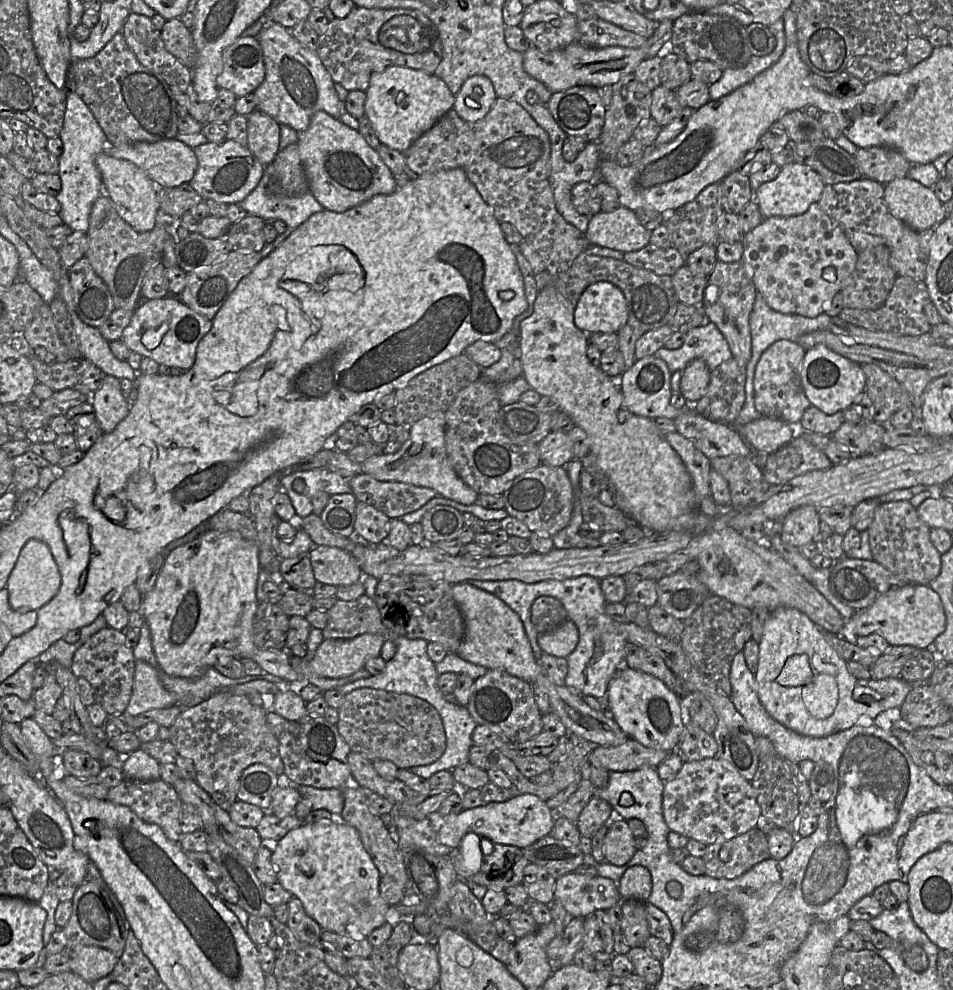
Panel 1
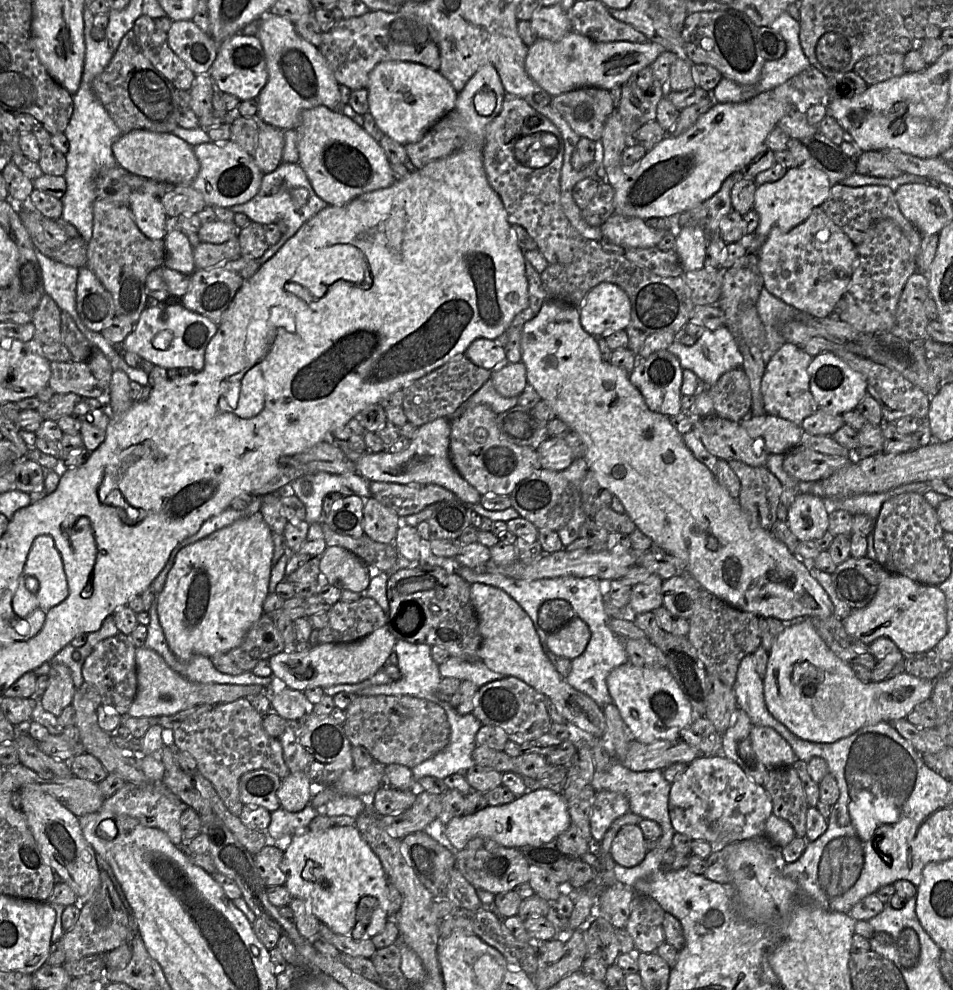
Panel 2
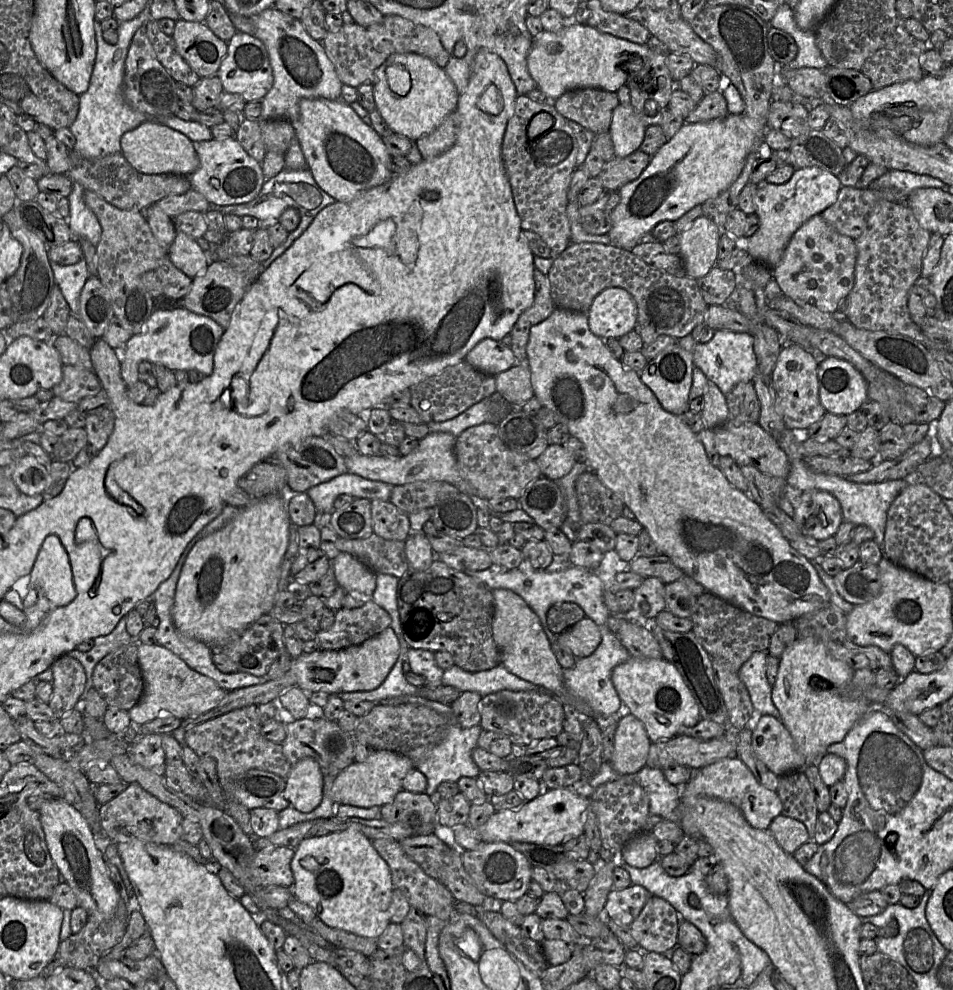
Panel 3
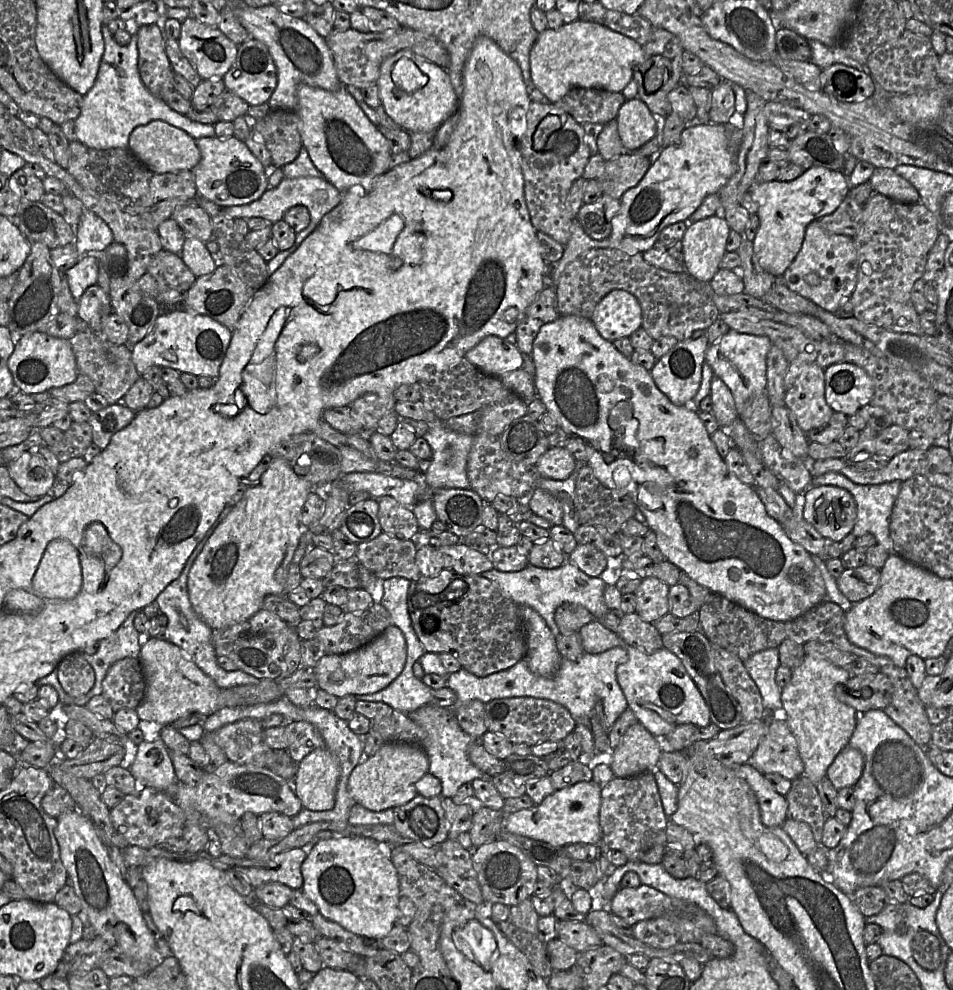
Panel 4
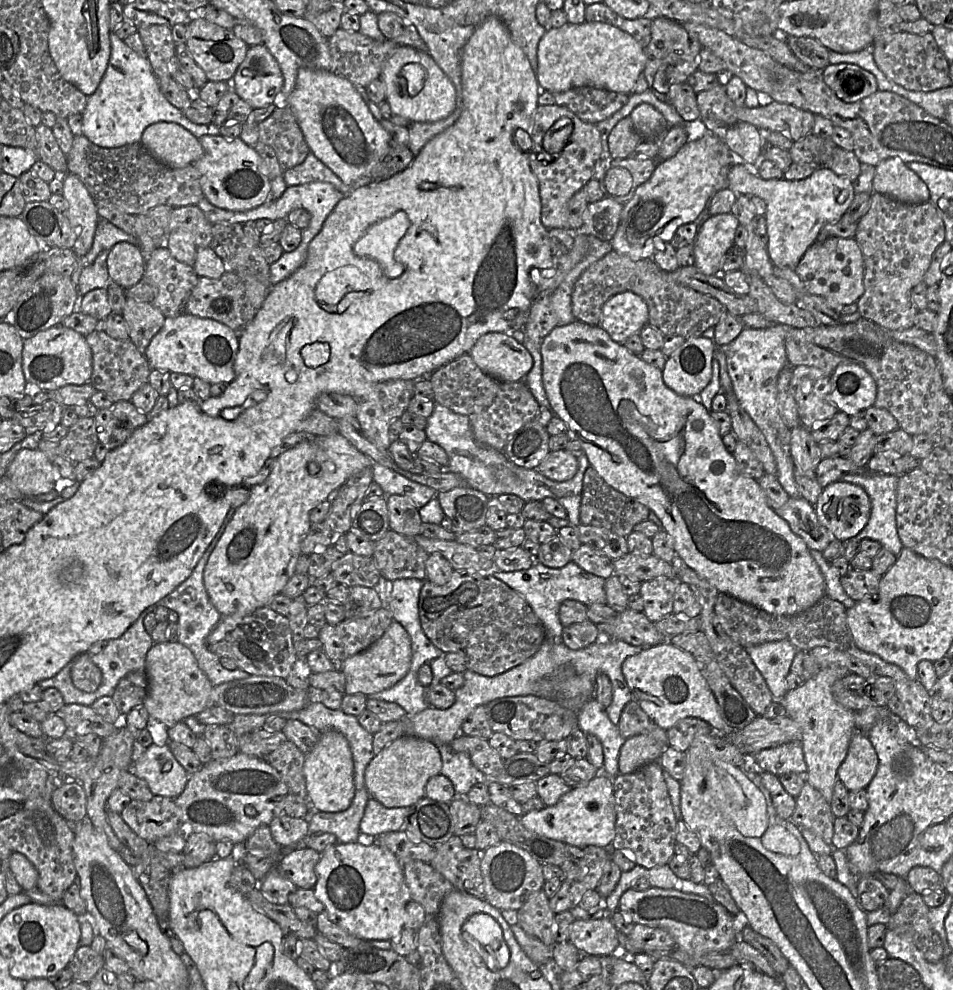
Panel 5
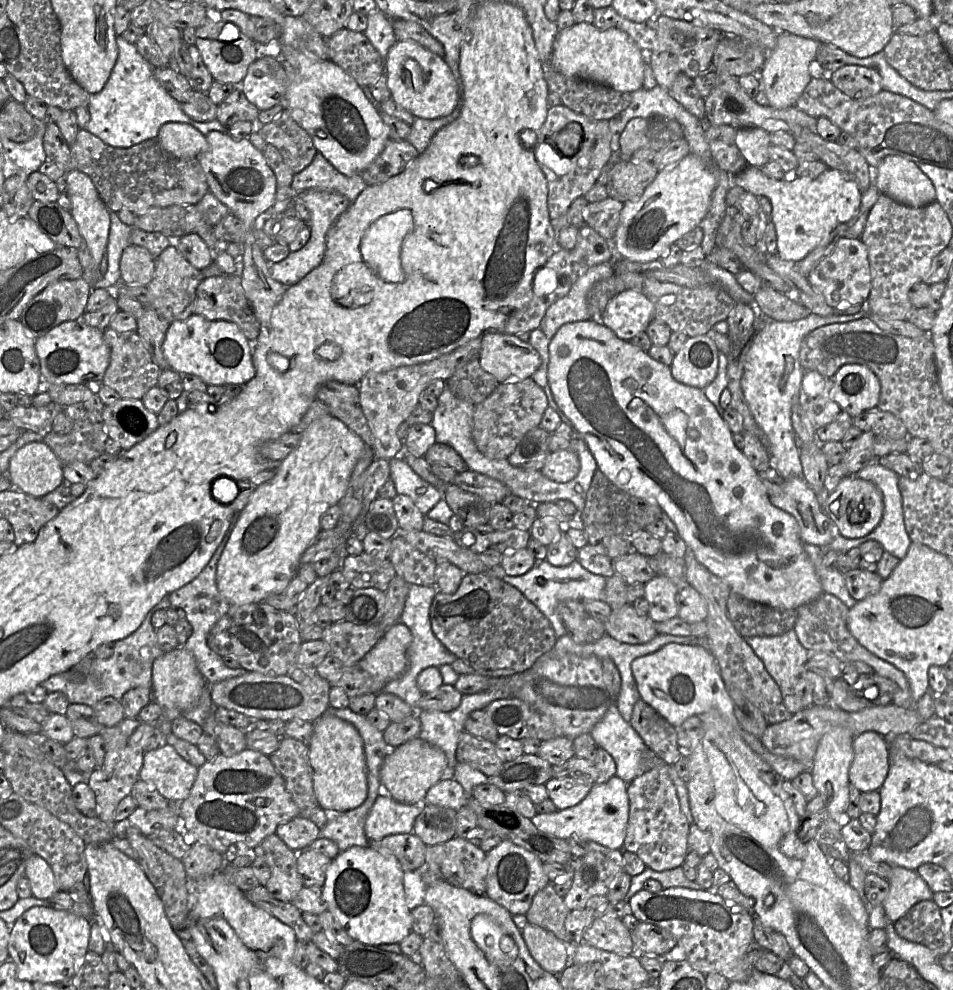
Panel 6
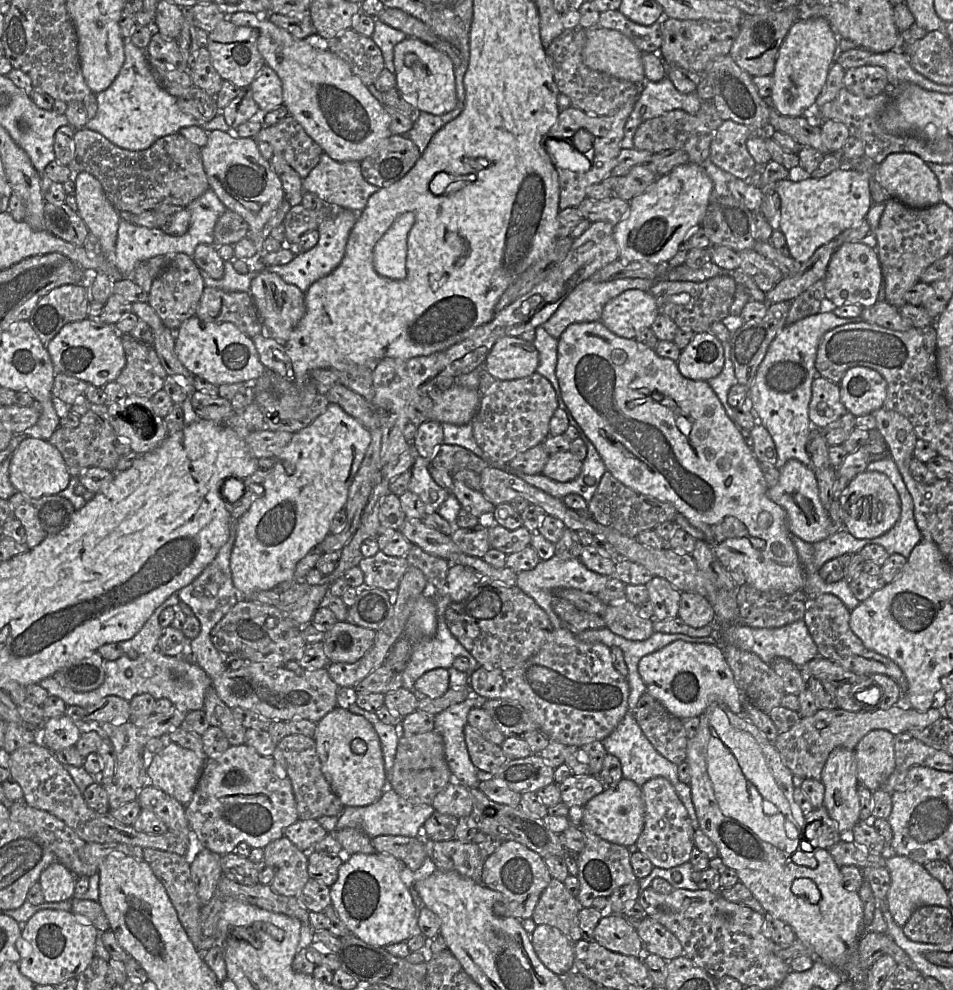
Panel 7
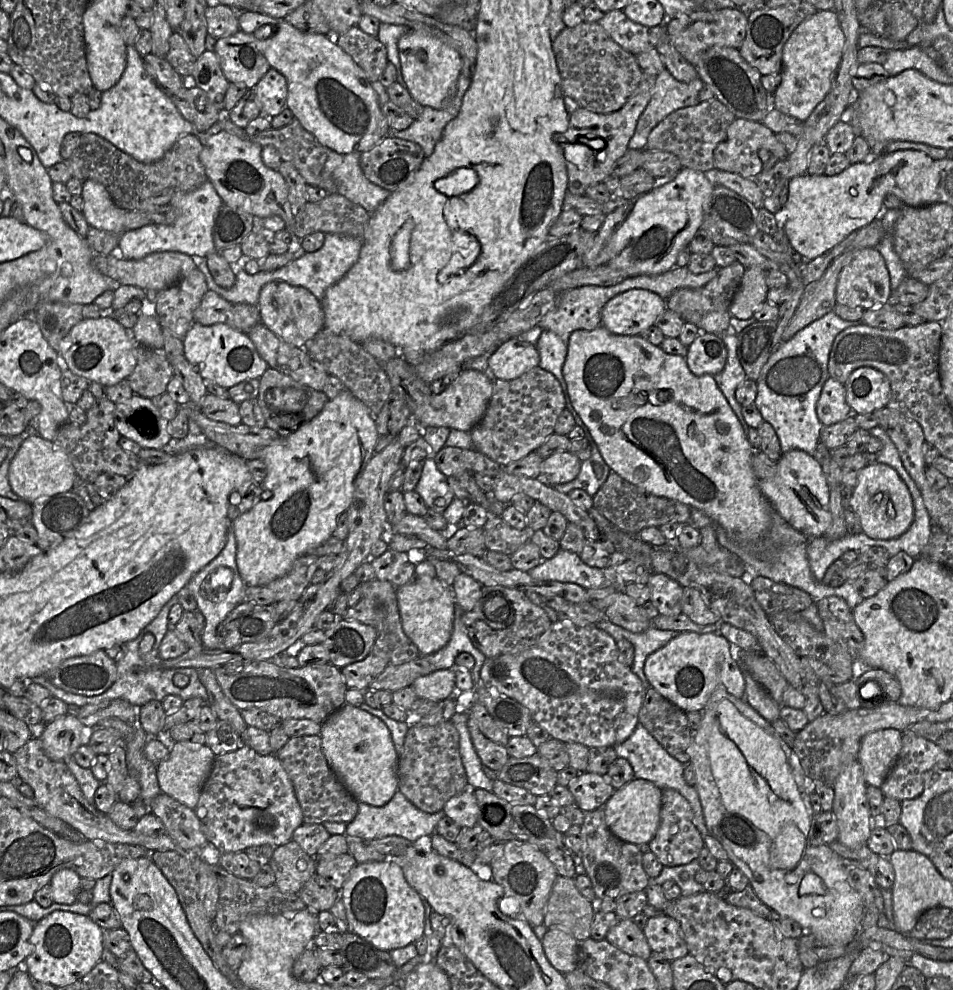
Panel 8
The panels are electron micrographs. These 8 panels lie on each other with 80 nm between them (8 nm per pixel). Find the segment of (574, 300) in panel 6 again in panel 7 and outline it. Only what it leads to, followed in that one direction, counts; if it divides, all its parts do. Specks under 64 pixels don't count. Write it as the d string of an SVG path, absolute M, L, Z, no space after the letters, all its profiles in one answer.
M592 279L582 281L574 290L564 299L552 316L542 324L542 327L557 340L564 330L573 323L593 322L601 320L601 315L605 305L620 295L624 291L639 289L649 291L657 283L658 279L614 279L606 282L596 282Z

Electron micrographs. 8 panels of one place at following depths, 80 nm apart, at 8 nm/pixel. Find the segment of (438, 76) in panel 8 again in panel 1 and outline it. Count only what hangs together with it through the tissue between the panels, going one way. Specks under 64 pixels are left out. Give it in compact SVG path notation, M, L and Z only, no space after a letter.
M392 66L372 74L366 92L365 116L370 120L380 143L404 152L421 135L453 109L455 95L435 74Z

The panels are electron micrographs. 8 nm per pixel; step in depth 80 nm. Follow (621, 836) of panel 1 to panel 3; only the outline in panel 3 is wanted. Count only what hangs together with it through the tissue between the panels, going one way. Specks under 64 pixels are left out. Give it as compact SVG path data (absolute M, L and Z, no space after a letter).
M641 832L633 836L622 849L622 860L633 867L645 868L660 860L659 840L650 832Z

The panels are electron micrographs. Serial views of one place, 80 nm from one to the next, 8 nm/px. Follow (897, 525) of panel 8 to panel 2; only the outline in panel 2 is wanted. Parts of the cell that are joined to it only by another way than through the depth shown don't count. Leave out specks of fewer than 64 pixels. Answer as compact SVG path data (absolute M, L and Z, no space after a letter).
M798 491L788 507L785 521L800 542L816 541L828 531L830 509L823 498Z

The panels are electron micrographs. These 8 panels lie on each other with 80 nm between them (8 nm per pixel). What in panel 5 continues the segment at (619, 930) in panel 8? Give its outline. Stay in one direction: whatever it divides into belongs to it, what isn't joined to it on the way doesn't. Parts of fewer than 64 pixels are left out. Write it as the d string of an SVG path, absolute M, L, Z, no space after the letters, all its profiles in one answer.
M609 917L576 919L569 927L569 941L584 955L626 955L620 947L618 929Z

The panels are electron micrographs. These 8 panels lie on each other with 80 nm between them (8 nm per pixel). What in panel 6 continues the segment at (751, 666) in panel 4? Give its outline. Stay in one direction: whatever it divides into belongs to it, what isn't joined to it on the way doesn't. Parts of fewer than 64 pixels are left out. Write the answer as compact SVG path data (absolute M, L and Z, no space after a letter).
M794 629L781 635L751 636L744 640L762 660L782 694L793 694L795 682L811 653L799 642Z

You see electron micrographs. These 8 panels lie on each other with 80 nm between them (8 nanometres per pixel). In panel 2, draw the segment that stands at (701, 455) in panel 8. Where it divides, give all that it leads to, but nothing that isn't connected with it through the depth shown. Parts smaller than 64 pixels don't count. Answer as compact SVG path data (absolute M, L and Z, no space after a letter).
M549 299L541 307L539 313L523 326L522 359L527 369L528 384L537 392L542 400L546 400L556 413L556 417L564 421L572 431L581 436L586 444L585 461L588 468L594 473L599 484L617 497L625 508L625 513L634 522L636 527L651 538L654 548L663 550L683 561L685 570L701 585L702 589L715 595L727 604L756 614L762 618L776 618L784 622L798 621L805 618L827 618L834 614L834 606L824 588L811 575L811 563L804 562L788 547L773 536L770 530L763 528L751 519L750 515L743 510L737 498L731 496L729 491L719 484L713 472L702 462L697 460L683 440L683 435L678 432L672 419L666 415L653 412L647 406L641 392L629 380L629 373L613 366L602 358L598 340L595 336L587 333L580 323L579 308L576 306Z

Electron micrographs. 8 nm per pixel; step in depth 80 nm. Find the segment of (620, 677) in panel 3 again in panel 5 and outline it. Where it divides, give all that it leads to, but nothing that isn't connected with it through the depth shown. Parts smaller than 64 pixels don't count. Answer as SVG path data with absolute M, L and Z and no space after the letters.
M669 641L645 648L635 655L629 656L624 660L621 670L631 691L631 701L637 702L642 710L664 730L668 730L678 721L687 717L699 718L723 734L740 730L729 727L722 719L715 696L701 674L692 654L671 644Z

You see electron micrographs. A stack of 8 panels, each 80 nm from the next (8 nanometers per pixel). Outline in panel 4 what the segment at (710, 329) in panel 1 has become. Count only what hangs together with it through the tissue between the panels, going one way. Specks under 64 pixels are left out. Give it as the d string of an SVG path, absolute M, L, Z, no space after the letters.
M730 330L720 341L709 345L705 353L705 363L730 389L740 416L755 398L767 395L766 357L772 345L768 337Z

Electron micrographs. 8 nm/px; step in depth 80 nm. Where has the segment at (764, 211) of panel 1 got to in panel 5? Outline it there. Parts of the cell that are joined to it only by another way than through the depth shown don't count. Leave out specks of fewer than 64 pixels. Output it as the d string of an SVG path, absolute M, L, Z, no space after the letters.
M741 162L733 164L728 172L728 188L737 195L756 196L765 201L767 205L764 215L767 231L766 248L771 262L775 267L794 268L807 249L818 240L822 228L828 223L837 222L847 212L856 194L853 182L825 166L818 167L809 177L802 180L785 178L765 180L756 174L755 168Z

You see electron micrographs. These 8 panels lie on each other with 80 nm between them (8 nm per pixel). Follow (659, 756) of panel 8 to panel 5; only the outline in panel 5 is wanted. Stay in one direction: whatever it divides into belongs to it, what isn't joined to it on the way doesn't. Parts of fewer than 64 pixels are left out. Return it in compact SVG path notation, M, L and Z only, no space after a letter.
M591 699L577 712L577 723L579 729L586 734L596 736L601 742L605 775L617 776L619 752L626 739L620 734L618 726L611 722L606 709L599 702Z

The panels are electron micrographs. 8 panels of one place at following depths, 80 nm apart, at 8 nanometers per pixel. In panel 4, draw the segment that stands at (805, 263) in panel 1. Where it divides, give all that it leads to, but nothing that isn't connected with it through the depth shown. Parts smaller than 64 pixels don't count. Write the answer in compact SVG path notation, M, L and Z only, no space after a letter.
M814 220L806 228L800 251L778 280L783 282L791 291L810 300L818 307L834 313L844 300L850 300L849 298L856 287L857 273L857 250L853 239L846 235L830 233L820 225L819 220Z

